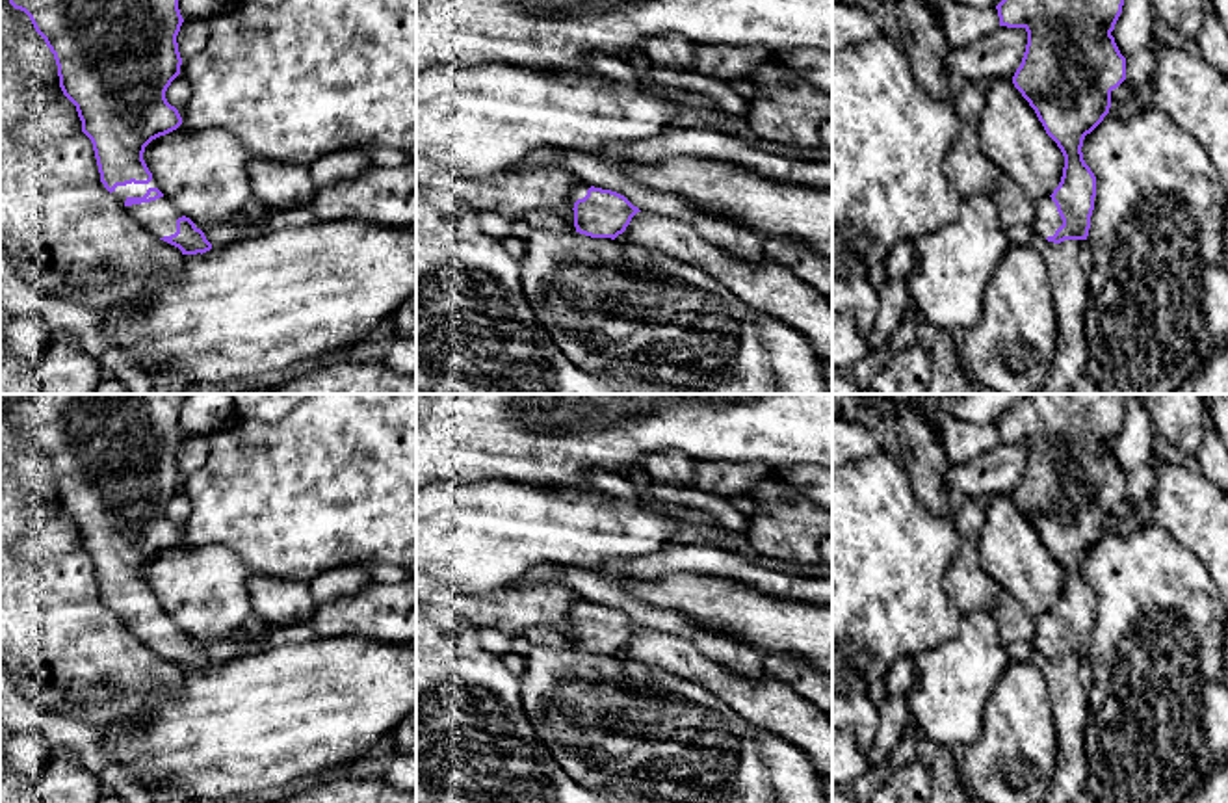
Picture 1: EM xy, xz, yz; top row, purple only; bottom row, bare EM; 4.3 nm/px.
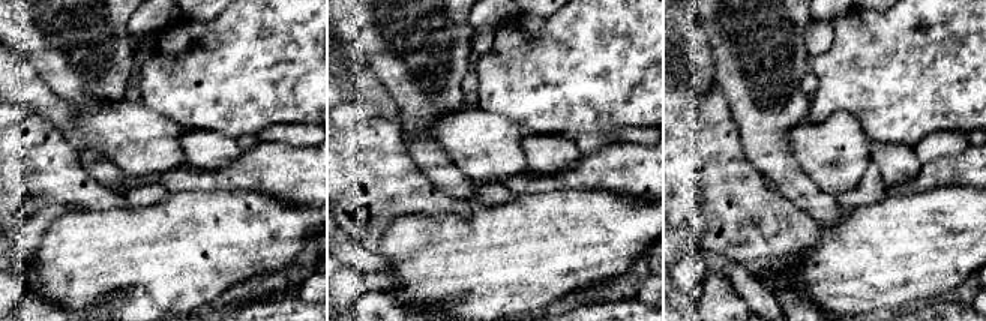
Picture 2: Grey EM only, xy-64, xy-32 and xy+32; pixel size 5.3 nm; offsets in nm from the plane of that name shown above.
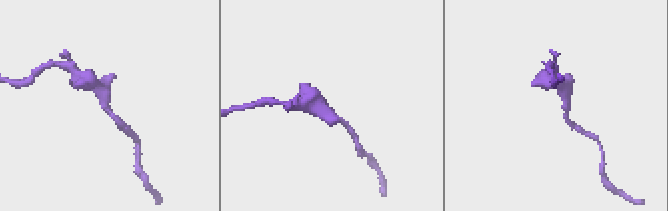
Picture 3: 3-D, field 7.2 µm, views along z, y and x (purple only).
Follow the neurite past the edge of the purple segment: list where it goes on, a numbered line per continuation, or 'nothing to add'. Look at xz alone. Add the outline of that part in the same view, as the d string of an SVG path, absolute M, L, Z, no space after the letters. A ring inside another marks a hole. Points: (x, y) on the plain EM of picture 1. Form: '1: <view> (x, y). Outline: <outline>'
1: xz (578, 608). Outline: M580 599L578 602L574 602L574 604L570 606L570 625L574 625L574 619L576 619L578 615L583 615L583 613L587 612L587 606L589 606L589 604L591 604L589 600Z

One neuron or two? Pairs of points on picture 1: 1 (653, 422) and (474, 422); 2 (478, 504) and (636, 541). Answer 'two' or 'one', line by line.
1: one
2: one

